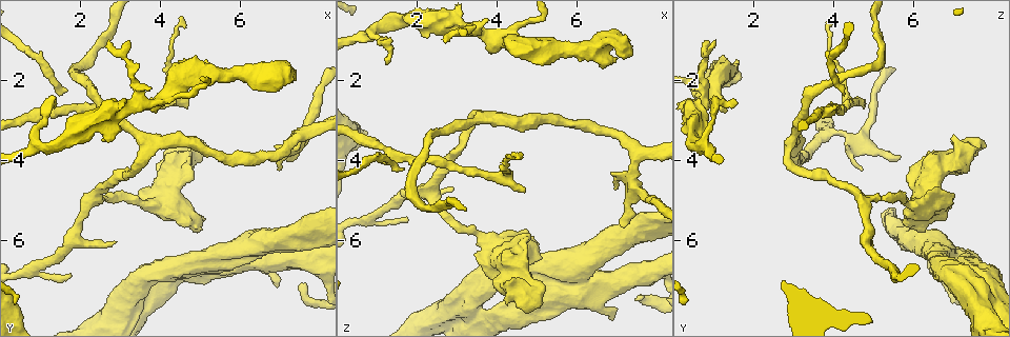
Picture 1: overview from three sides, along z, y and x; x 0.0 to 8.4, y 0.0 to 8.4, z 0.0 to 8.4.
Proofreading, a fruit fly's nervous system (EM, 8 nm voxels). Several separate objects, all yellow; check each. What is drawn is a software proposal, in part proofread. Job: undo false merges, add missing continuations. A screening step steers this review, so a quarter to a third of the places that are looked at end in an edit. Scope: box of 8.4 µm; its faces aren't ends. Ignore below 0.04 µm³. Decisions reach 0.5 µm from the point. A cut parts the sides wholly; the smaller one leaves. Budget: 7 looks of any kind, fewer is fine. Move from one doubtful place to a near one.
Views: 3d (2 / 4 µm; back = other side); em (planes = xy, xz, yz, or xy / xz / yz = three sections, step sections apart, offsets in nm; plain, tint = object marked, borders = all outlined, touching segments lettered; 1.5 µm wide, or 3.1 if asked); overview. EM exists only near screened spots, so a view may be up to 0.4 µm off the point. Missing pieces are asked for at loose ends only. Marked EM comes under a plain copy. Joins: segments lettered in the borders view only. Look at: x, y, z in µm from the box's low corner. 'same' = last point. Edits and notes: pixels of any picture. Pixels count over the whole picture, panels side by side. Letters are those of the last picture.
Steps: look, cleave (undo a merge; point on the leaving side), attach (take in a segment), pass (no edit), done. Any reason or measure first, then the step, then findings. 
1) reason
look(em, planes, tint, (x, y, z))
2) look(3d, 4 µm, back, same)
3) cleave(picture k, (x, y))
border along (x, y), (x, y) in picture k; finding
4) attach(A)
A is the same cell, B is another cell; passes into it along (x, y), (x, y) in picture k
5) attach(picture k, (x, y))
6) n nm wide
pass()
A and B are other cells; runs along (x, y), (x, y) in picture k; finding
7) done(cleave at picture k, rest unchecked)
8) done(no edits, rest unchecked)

free end
look(3d, 4 µm, (4.75, 2.70, 4.75))

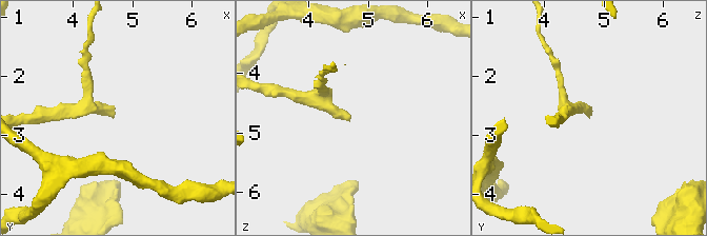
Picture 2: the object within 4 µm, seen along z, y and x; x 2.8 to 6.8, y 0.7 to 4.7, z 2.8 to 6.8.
need the tissue
look(em, xz, step 8, borders, (4.65, 2.70, 4.80))

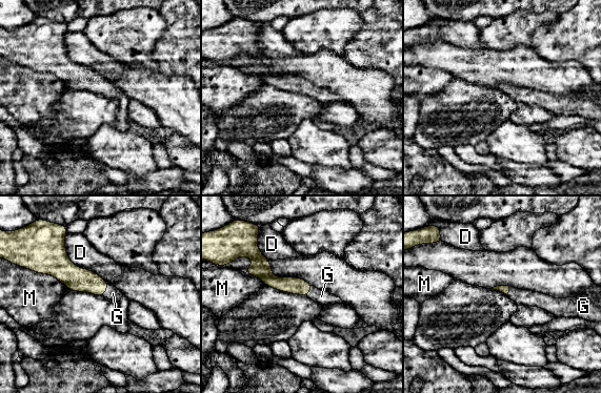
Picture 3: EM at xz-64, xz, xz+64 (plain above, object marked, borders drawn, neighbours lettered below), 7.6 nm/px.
look(em, planes, borders, same)

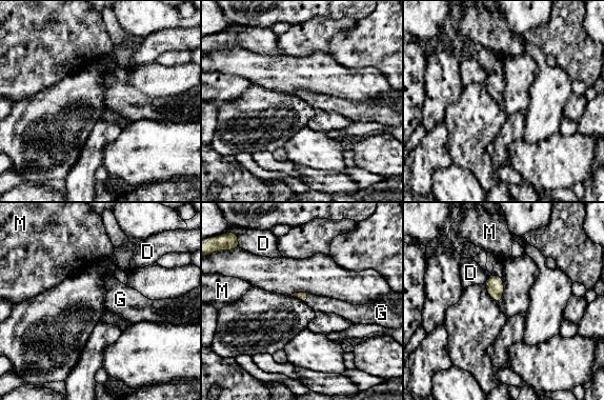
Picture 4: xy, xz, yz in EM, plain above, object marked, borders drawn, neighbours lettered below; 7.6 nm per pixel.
attach(G)
G is the same cell, D and M are other cells; the cell continues

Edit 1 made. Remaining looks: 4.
redraw
look(overview)

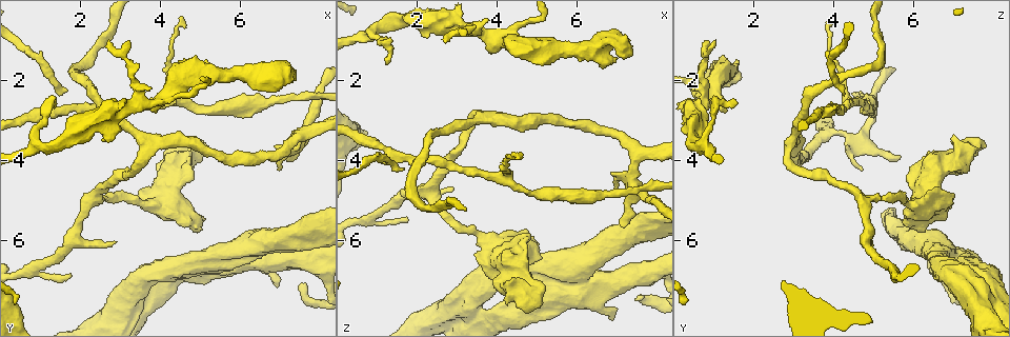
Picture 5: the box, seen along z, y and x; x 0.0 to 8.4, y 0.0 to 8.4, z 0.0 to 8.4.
thick turns thin
look(3d, 2 µm, back, (7.00, 1.80, 1.00))

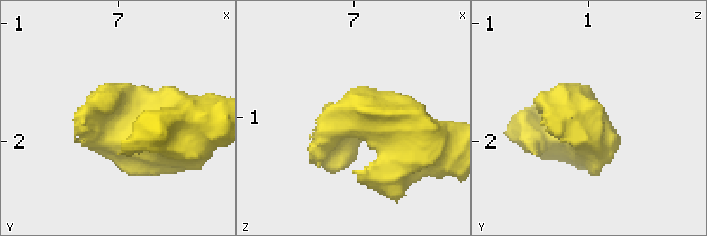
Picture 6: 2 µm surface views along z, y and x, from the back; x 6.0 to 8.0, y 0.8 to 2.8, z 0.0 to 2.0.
shape alone is not enough
look(em, planes, borders, (7.04, 1.80, 1.02))

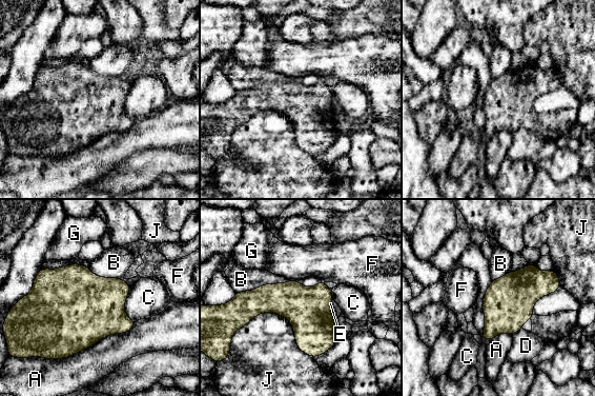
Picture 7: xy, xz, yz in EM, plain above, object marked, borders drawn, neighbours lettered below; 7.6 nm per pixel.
pass()
A, B, C, D, E, F, G and J are other cells; border along (236, 331), (278, 313), (312, 358) in picture 7; continuous, no second cell

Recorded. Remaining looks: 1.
done(attach at picture 4, rest unchecked)

